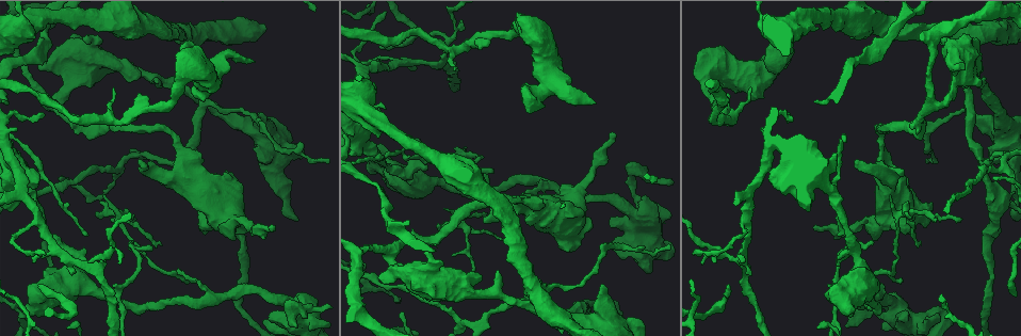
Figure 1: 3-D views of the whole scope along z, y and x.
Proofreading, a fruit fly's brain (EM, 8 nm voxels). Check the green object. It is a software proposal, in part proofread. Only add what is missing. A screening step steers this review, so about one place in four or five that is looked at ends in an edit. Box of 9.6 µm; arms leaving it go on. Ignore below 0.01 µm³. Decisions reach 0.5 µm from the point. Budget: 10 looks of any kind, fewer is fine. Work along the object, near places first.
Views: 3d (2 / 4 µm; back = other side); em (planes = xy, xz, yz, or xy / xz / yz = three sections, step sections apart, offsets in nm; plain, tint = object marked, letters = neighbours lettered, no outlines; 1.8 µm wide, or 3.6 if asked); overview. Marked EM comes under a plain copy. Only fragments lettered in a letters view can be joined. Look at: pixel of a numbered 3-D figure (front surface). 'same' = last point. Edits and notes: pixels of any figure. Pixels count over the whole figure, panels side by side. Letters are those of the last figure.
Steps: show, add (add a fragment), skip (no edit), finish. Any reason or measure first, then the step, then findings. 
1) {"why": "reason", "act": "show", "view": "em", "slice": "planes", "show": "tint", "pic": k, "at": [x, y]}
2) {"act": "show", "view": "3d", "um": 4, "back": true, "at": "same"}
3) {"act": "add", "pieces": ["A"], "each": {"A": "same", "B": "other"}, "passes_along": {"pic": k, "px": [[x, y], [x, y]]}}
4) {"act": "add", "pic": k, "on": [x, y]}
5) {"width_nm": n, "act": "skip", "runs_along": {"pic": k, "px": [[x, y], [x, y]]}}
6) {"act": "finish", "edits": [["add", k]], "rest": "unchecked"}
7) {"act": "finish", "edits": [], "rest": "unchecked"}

{"why": "long arm stops here", "act": "show", "view": "em", "slice": "planes", "show": "letters", "pic": 1, "at": [611, 134]}

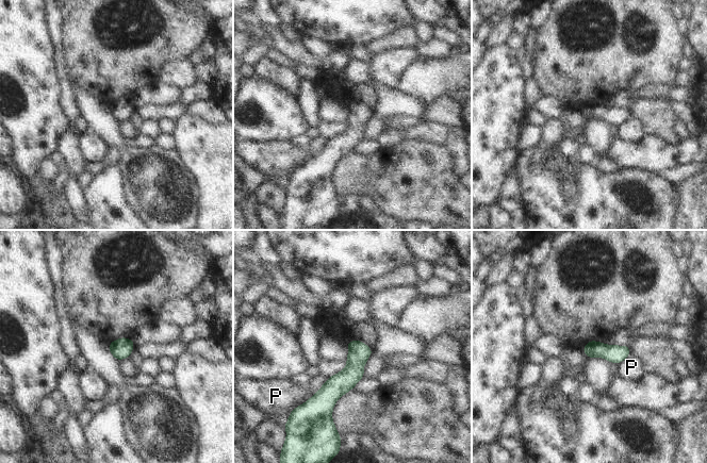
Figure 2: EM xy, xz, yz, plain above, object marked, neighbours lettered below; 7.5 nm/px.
{"act": "skip", "each": {"P": "other"}, "runs_along": {"pic": 2, "px": [[359, 343], [354, 369], [319, 403]]}, "found": "no lettered fragment goes on from it"}

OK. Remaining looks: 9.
{"why": "free end", "act": "show", "view": "3d", "um": 2, "pic": 1, "at": [919, 245]}

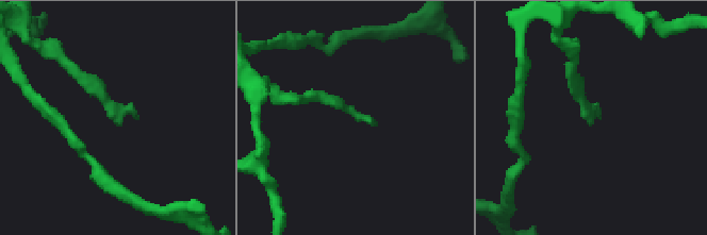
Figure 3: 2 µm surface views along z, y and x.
{"act": "show", "view": "em", "slice": "planes", "show": "letters", "pic": 3, "at": [597, 116]}

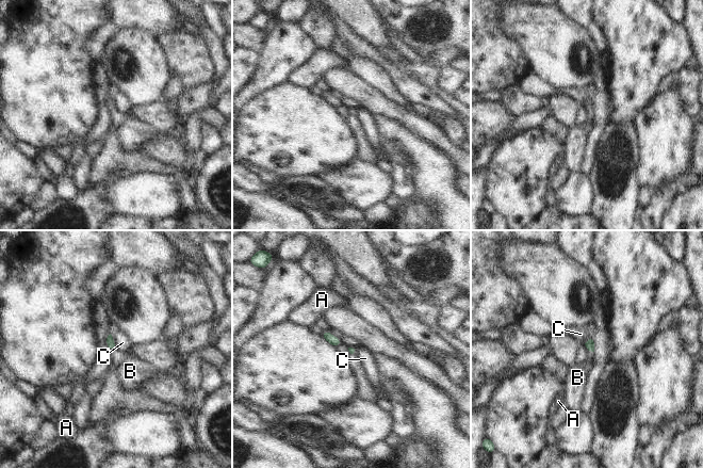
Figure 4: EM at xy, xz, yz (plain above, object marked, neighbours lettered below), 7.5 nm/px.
{"width_nm": 70, "act": "skip", "each": {"A": "other", "B": "other", "C": "other"}, "border": {"pic": 4, "px": [[111, 335], [117, 349]]}, "found": "none of them fits"}

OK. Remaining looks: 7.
{"why": "sharp bend", "act": "show", "view": "em", "slice": "planes", "show": "tint", "pic": 1, "at": [290, 315]}

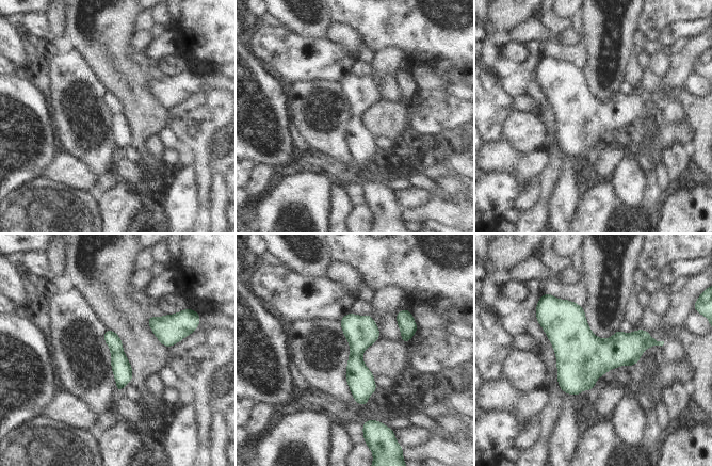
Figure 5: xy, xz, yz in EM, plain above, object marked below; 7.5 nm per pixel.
{"why": "see the neighbours", "act": "show", "view": "em", "slice": "planes", "show": "letters", "at": "same"}

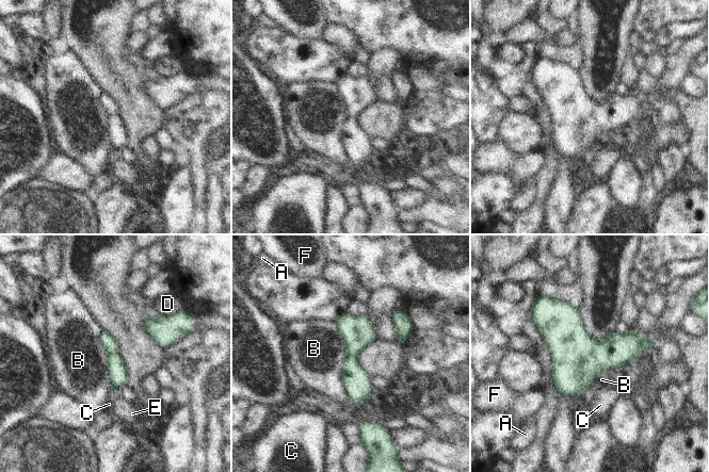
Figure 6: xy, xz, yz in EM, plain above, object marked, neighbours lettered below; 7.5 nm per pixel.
{"act": "skip", "each": {"A": "other", "B": "other", "C": "other", "D": "other", "E": "other", "F": "other"}, "runs_along": {"pic": 6, "px": [[344, 316], [352, 329], [359, 403]]}, "found": "no lettered fragment goes on from it"}

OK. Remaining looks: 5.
{"act": "show", "view": "3d", "um": 2, "pic": 1, "at": [42, 115]}

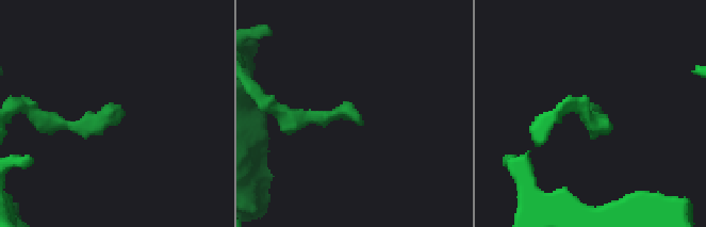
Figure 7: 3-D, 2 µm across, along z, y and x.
{"why": "need the tissue", "act": "show", "view": "em", "slice": "xz", "step": 8, "show": "tint", "pic": 7, "at": [121, 113]}

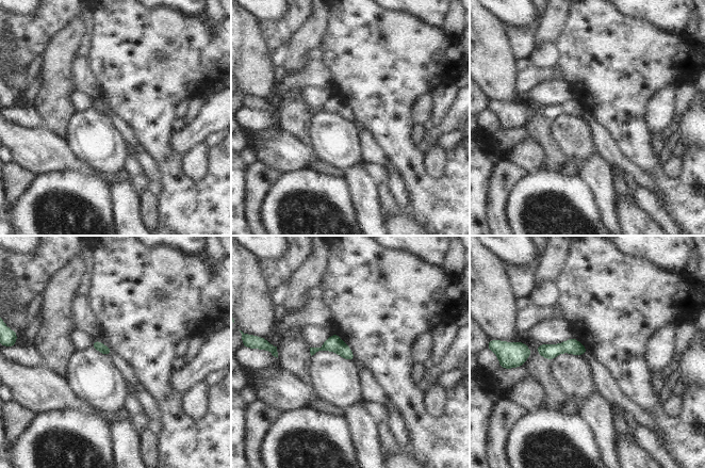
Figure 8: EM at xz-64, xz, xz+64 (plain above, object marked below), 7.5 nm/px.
{"why": "cut it another way", "act": "show", "view": "em", "slice": "planes", "show": "letters", "at": "same"}

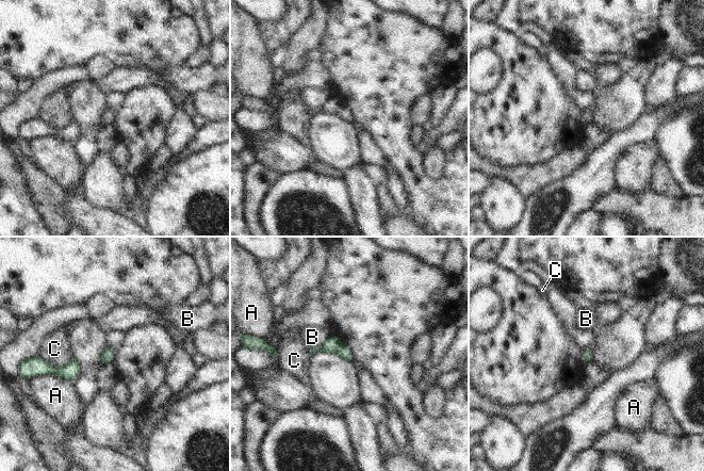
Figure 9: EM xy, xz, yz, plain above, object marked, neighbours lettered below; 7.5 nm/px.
{"act": "skip", "each": {"A": "other", "B": "other", "C": "other"}, "border": {"pic": 9, "px": [[330, 335], [318, 347], [309, 348]]}, "found": "none of them fits"}

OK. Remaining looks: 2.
{"act": "finish", "edits": [], "rest": "unchecked"}

